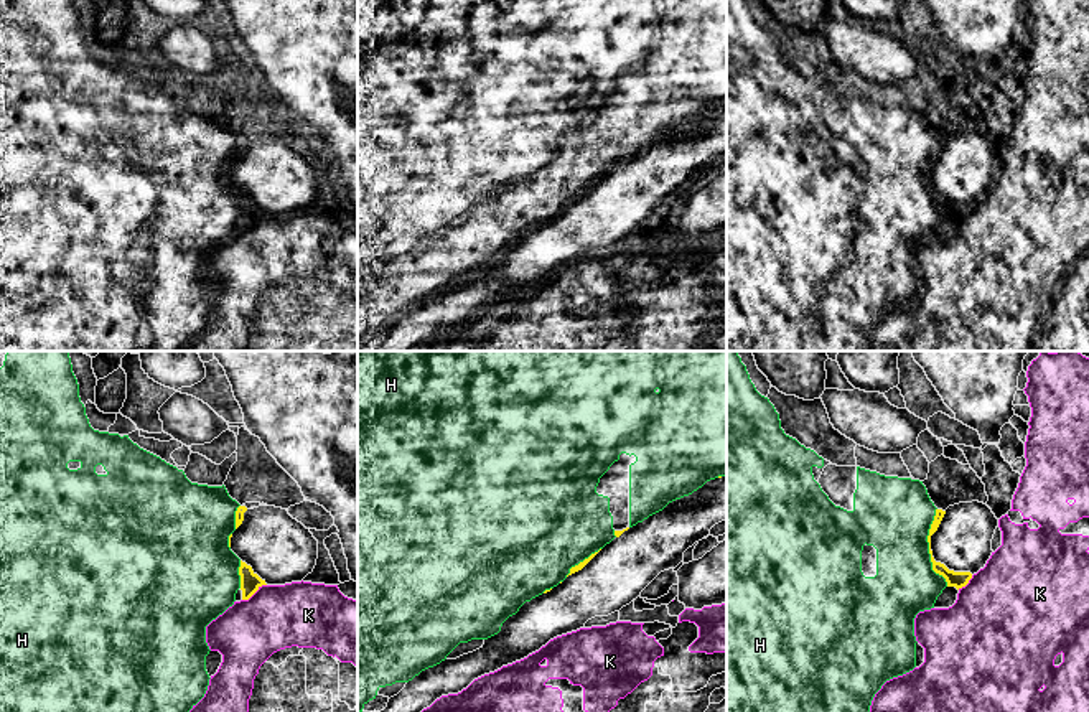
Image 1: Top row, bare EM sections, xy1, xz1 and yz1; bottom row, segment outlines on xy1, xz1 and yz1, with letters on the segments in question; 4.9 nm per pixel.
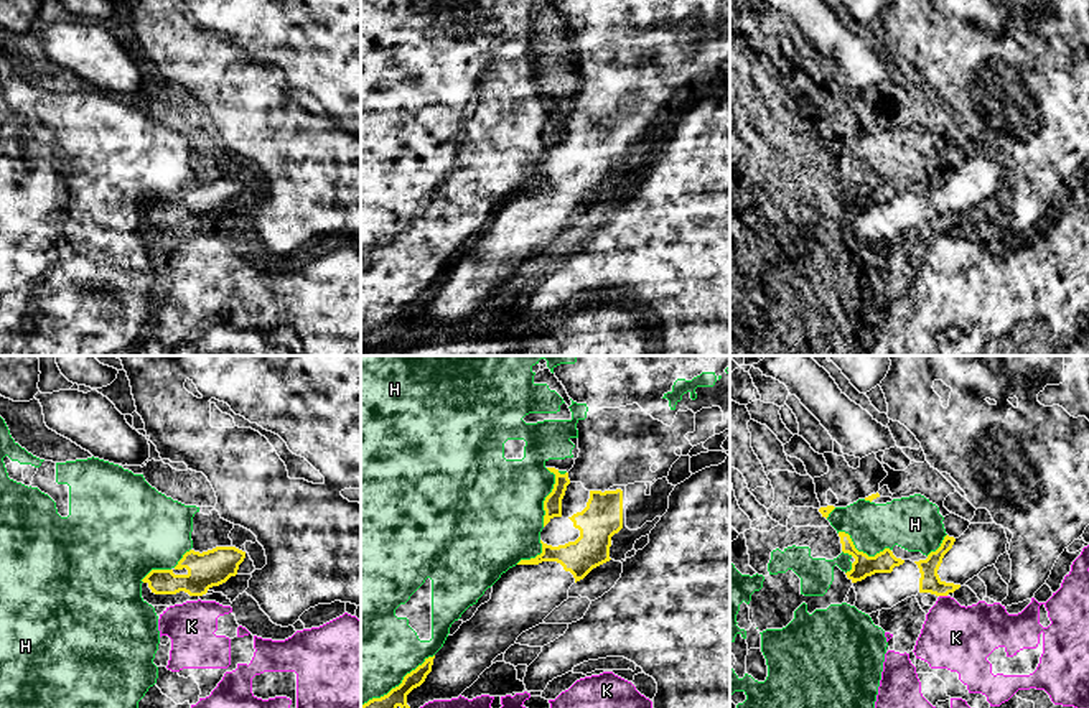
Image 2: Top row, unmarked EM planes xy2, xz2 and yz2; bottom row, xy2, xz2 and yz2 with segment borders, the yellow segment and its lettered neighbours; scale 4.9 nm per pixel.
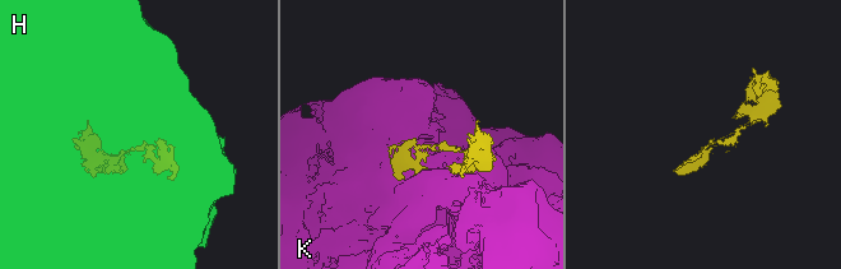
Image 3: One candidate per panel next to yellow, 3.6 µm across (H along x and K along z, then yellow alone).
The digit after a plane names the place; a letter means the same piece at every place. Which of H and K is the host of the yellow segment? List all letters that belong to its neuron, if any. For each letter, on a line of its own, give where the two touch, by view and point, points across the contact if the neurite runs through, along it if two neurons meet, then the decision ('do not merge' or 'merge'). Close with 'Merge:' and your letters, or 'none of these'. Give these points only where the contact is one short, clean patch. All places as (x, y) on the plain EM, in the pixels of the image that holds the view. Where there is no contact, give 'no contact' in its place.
H: contact yz1 (930, 178); do not merge
K: contact xy1 (254, 223); do not merge
Merge: none of these

